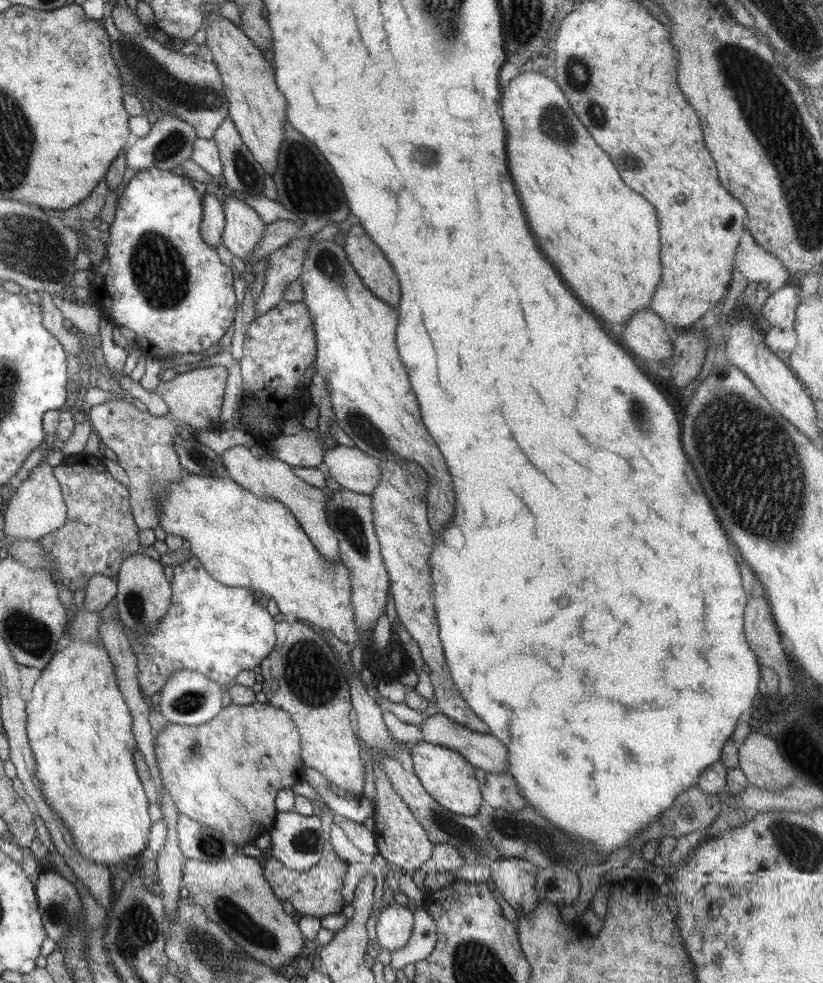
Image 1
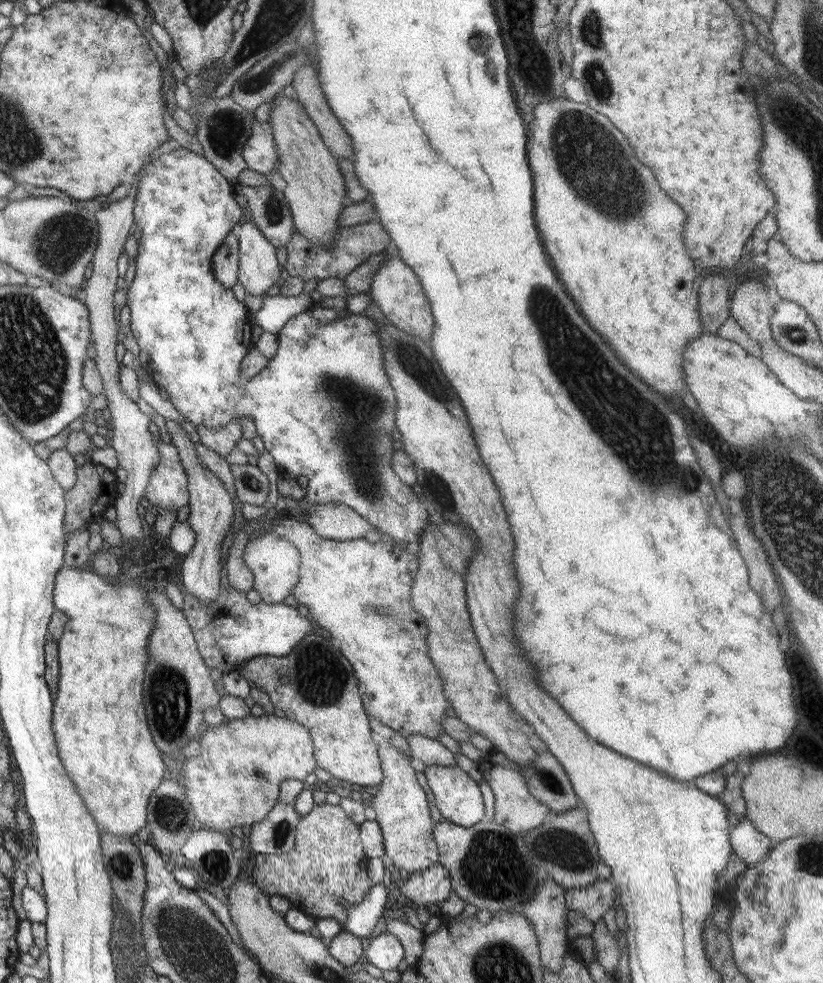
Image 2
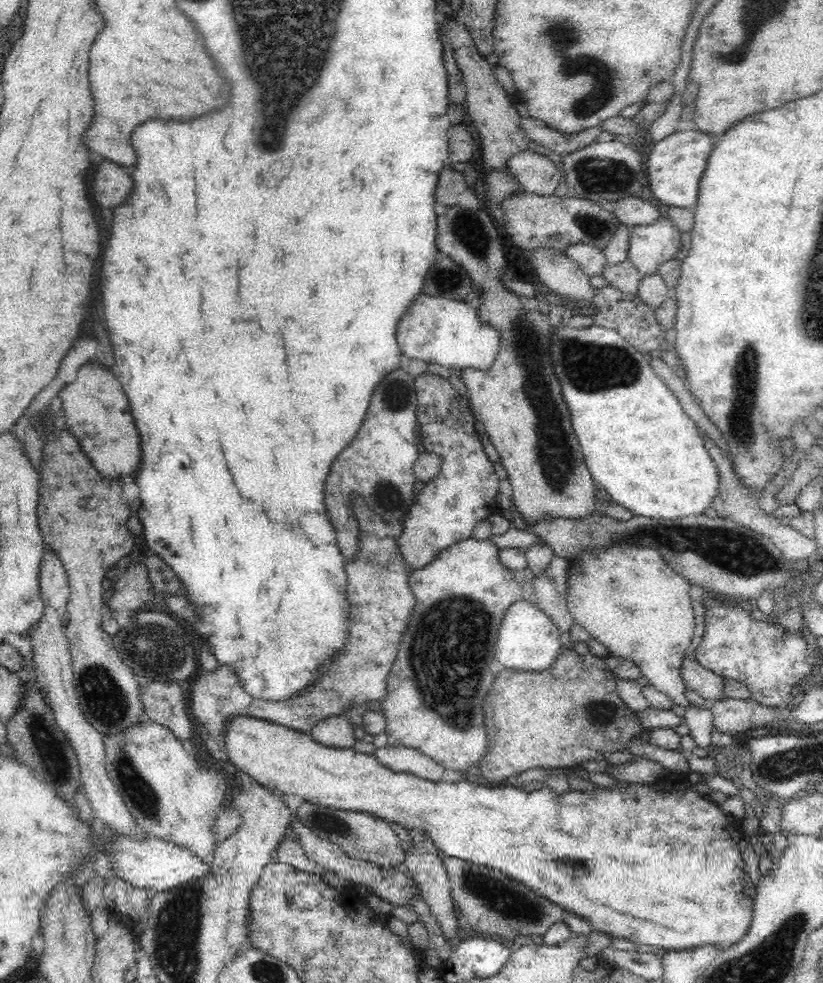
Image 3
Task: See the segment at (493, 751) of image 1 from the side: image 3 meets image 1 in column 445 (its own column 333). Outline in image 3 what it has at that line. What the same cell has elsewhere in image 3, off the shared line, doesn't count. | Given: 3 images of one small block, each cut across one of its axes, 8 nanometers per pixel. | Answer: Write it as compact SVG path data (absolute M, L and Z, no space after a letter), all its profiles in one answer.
M332 716L322 720L310 730L309 735L328 748L352 748L361 738L361 734L347 716Z

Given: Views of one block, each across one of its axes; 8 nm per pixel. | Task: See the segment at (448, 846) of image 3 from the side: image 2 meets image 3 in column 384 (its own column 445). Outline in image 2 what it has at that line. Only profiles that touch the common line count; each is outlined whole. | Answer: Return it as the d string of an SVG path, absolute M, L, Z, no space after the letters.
M458 766L426 767L423 774L433 794L435 808L444 820L463 828L483 820L483 801L478 784Z

